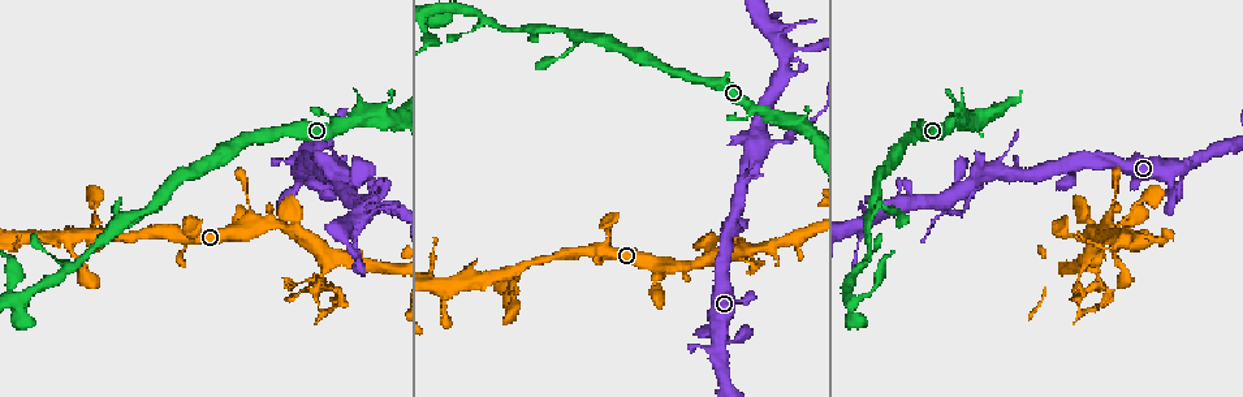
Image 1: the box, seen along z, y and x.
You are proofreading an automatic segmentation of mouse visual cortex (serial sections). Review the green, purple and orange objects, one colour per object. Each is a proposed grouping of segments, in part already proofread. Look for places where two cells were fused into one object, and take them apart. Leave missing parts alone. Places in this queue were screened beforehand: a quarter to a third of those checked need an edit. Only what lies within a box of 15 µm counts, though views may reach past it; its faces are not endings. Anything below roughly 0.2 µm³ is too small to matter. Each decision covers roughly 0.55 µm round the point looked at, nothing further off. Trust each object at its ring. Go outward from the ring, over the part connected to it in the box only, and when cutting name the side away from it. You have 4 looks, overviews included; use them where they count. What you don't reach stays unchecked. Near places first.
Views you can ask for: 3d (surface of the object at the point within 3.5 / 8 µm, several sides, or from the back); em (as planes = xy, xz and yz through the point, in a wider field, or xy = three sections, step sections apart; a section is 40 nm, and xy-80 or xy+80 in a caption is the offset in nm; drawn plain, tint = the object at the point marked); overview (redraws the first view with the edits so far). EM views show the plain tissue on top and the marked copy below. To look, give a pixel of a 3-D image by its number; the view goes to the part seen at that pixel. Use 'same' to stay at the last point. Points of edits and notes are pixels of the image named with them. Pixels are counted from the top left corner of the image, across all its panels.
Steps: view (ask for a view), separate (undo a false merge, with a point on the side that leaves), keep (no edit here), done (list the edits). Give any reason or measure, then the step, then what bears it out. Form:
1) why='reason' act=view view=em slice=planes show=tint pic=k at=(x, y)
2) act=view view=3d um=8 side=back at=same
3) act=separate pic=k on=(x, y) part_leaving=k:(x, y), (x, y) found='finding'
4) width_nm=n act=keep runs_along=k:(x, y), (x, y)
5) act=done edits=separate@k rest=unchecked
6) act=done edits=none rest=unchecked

why='three arms meet' act=view view=3d um=3.5 pic=1 at=(345, 173)

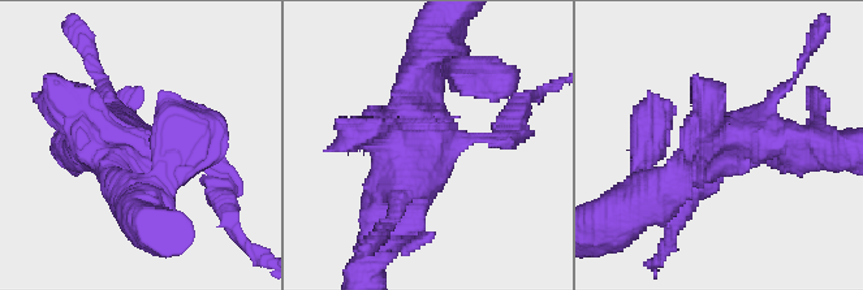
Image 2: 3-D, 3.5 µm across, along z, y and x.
act=view view=em slice=xy step=1 show=tint pic=2 at=(443, 145)

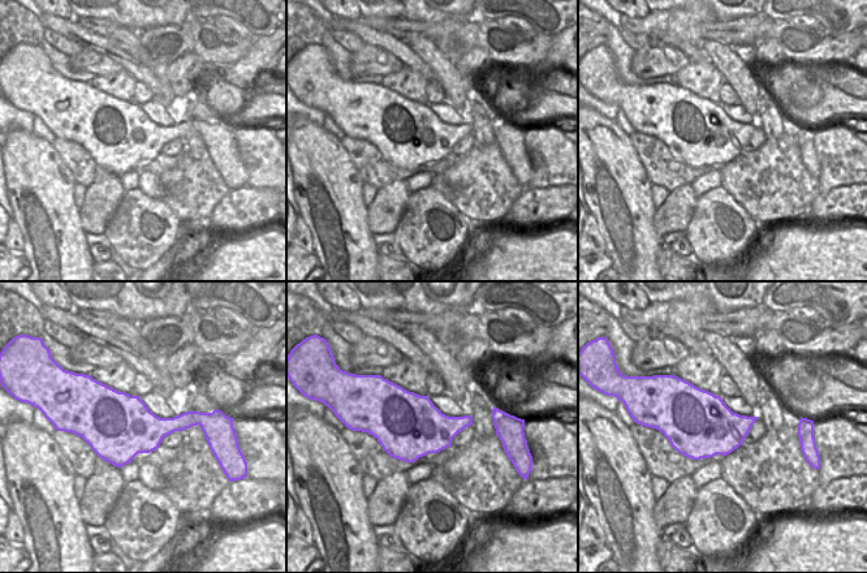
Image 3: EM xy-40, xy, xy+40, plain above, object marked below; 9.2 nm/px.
act=separate pic=2 on=(232, 173) border=3:(190, 412), (197, 423) found='a second cell is stuck on'

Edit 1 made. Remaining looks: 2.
why='branch point' act=view view=3d um=3.5 pic=1 at=(93, 235)

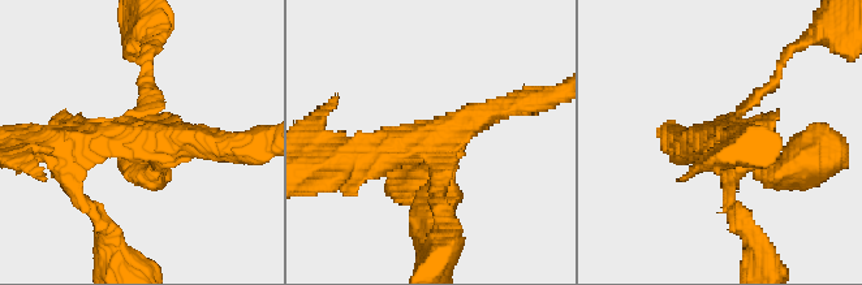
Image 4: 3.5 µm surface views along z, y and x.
act=view view=em slice=xy step=3 show=tint pic=4 at=(435, 140)

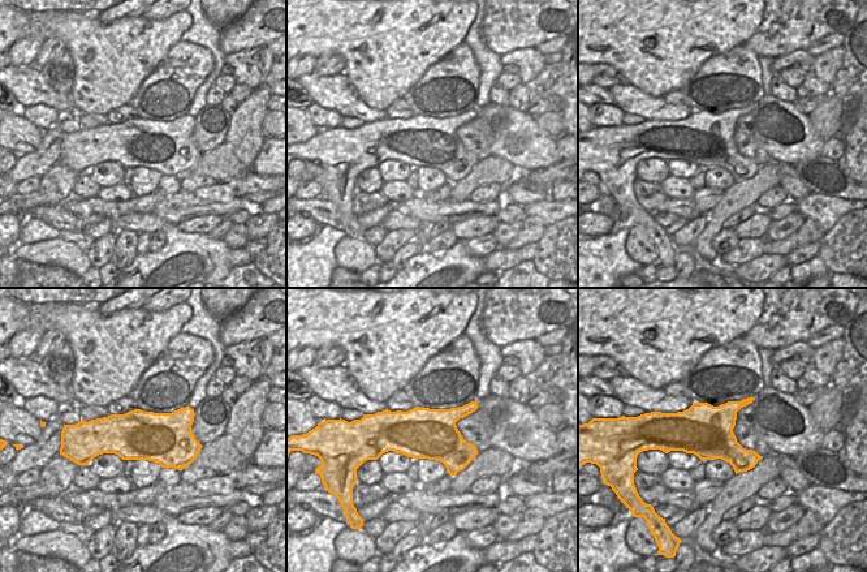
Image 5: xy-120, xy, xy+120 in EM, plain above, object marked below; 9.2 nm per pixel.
act=keep runs_along=4:(509, 104), (349, 158) found='continuous, no second cell'

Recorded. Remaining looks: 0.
act=done edits=separate@2 rest=unchecked

